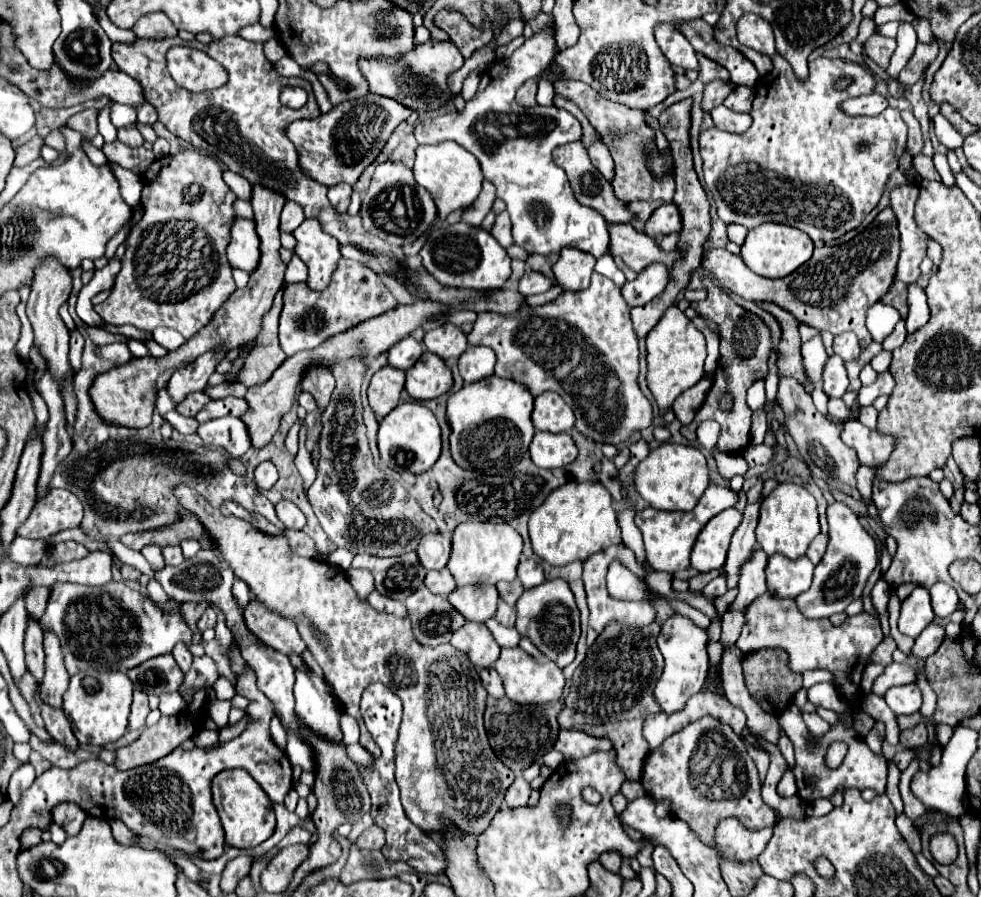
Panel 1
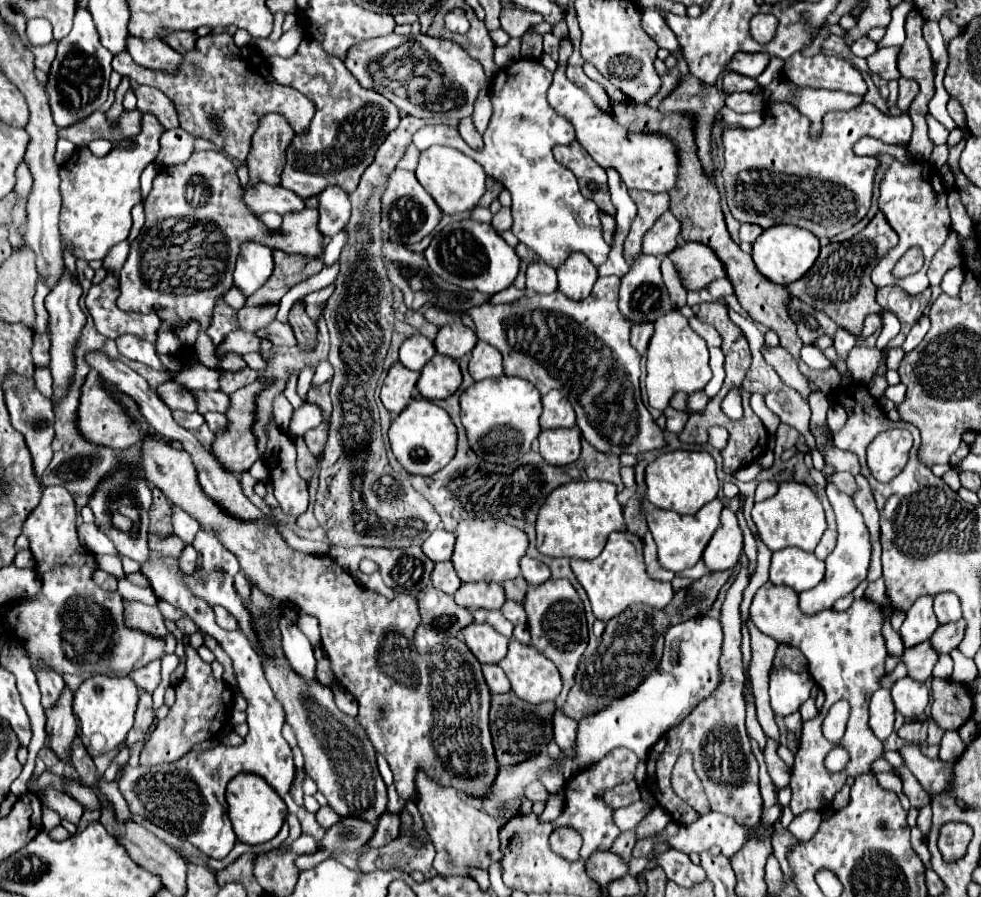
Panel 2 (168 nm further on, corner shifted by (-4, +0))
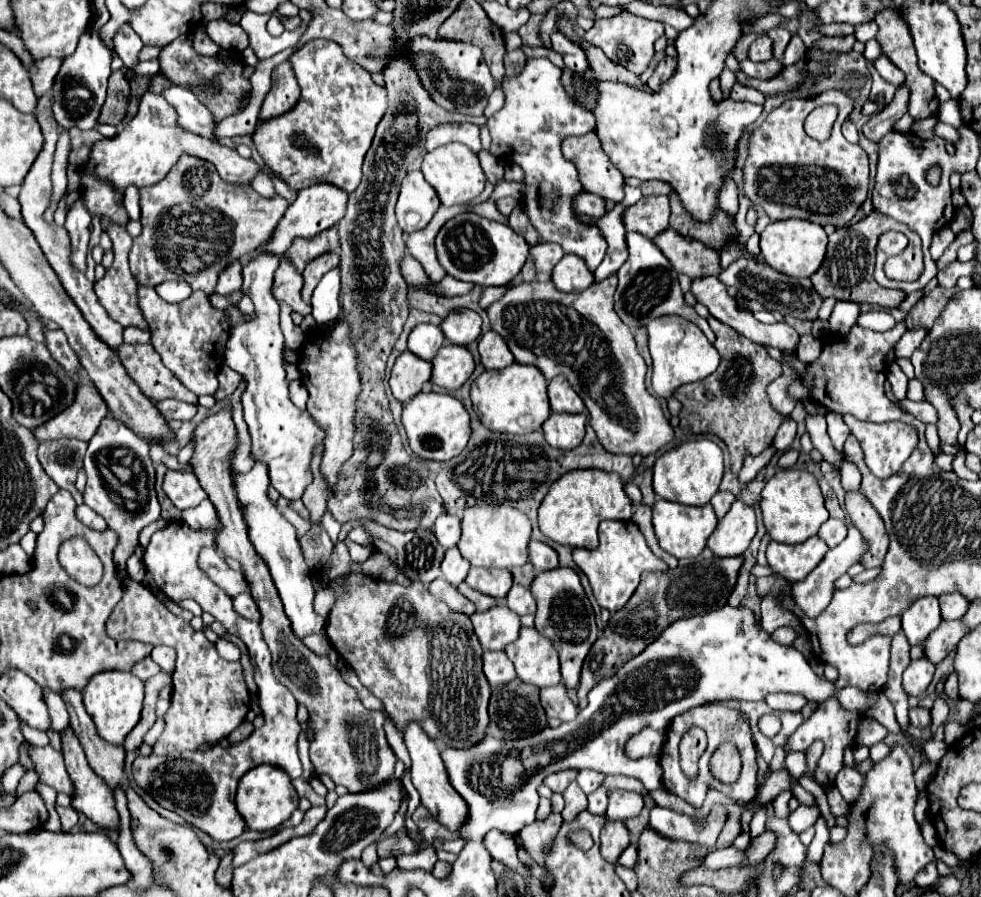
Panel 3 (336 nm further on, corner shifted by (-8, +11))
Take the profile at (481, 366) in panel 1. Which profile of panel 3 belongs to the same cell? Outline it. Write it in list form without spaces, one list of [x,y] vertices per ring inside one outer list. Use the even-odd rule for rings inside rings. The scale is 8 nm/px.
[[[492,330],[482,334],[482,338],[478,342],[478,352],[480,352],[482,364],[486,370],[500,370],[514,362],[514,356],[508,350],[504,338]]]

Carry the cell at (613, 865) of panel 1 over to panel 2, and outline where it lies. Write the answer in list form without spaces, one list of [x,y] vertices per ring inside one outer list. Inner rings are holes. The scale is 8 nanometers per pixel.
[[[630,829],[630,831],[624,831],[612,845],[612,851],[616,851],[624,861],[630,859],[632,855],[632,847],[636,843],[636,829]]]

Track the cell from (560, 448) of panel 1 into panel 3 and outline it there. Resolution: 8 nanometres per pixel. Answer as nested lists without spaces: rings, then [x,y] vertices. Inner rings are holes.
[[[550,414],[542,424],[544,438],[552,448],[572,450],[584,438],[586,416],[584,414]]]

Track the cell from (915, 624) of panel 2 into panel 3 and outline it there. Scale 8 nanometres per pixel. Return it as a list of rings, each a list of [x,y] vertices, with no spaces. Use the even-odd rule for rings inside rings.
[[[924,596],[918,598],[904,614],[902,614],[902,630],[908,638],[908,642],[922,644],[926,636],[938,628],[942,616],[938,608],[938,598],[936,596]]]

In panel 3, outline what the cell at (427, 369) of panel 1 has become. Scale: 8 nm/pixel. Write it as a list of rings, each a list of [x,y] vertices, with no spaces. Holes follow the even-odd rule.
[[[444,344],[432,360],[432,378],[430,382],[450,390],[458,390],[472,374],[474,360],[468,348]]]

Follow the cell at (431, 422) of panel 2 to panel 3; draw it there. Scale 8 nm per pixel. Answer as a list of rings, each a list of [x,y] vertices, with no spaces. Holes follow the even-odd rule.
[[[420,392],[402,410],[402,426],[408,434],[410,448],[416,456],[444,462],[462,452],[470,438],[470,416],[460,400],[442,392]],[[428,442],[428,448],[426,448]]]

